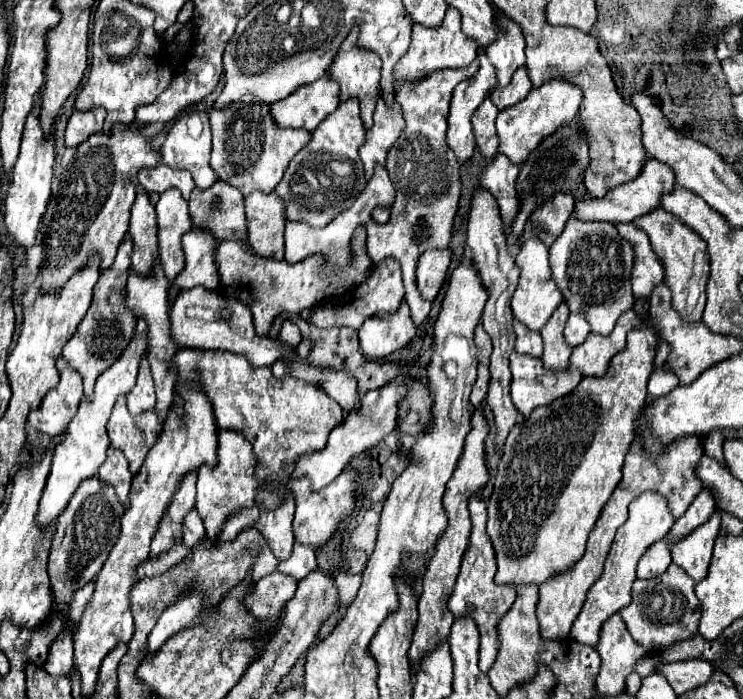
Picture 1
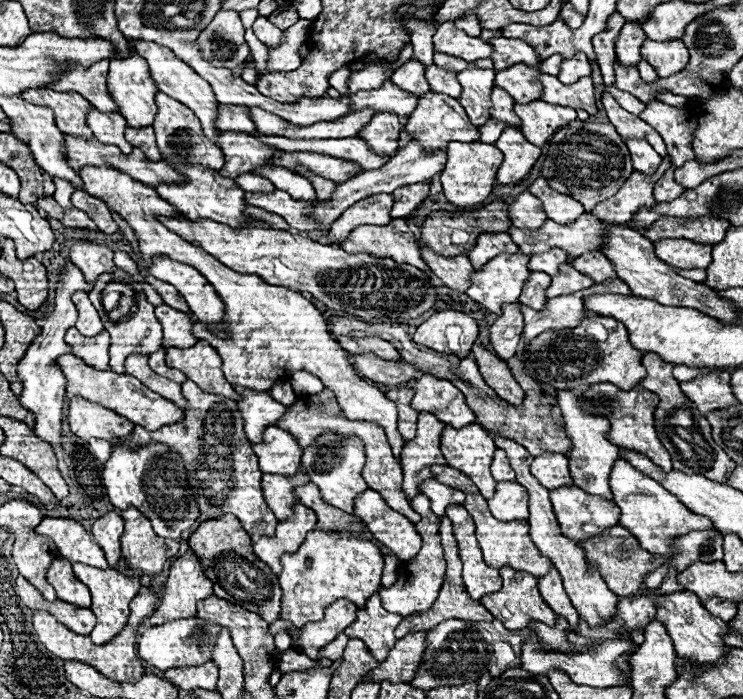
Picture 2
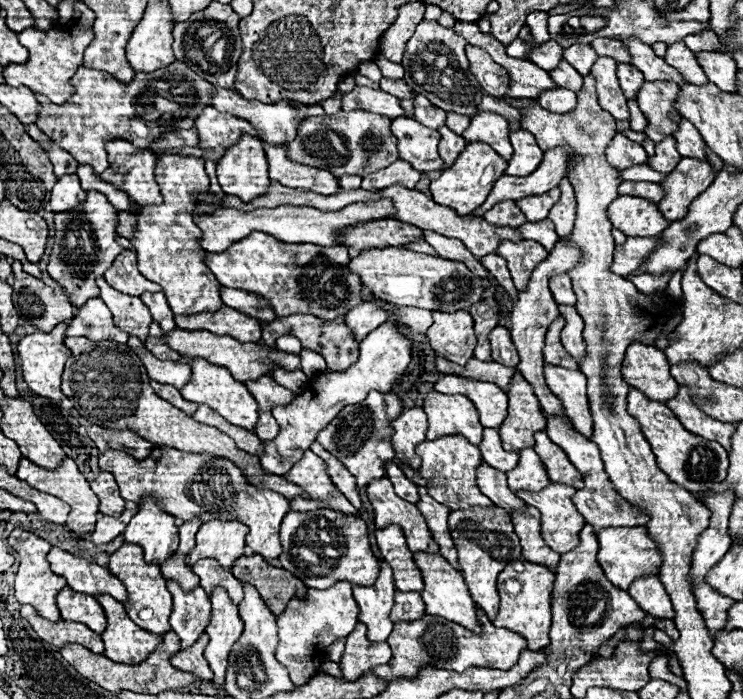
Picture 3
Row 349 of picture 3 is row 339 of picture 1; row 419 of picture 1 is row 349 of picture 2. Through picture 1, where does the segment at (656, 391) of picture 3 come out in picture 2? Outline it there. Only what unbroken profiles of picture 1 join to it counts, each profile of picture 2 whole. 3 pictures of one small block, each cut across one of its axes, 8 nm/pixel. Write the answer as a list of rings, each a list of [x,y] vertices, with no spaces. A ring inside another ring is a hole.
[[[602,316],[584,318],[576,328],[566,328],[556,332],[546,330],[540,336],[536,336],[526,346],[524,372],[530,374],[534,380],[542,384],[550,384],[558,390],[588,388],[592,384],[602,384],[602,382],[610,382],[620,390],[632,390],[638,386],[642,378],[646,378],[646,370],[642,366],[642,352],[630,346],[622,322],[614,322],[614,318],[602,318]],[[602,328],[606,330],[604,340],[600,336]]]

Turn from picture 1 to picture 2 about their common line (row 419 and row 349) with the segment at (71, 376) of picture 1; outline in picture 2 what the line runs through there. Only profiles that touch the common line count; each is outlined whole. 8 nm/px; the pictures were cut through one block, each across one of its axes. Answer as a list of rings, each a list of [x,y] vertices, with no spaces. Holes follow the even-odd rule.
[[[70,260],[66,262],[66,266],[60,270],[58,276],[58,288],[56,288],[56,306],[52,310],[52,314],[46,318],[44,324],[44,332],[30,344],[30,348],[26,350],[26,356],[22,358],[22,362],[18,364],[18,374],[22,378],[24,390],[20,396],[20,404],[34,412],[36,416],[36,426],[34,432],[50,442],[54,448],[60,446],[60,424],[62,424],[62,404],[64,404],[64,392],[66,392],[66,378],[60,370],[60,366],[56,364],[56,358],[70,352],[70,346],[66,346],[64,342],[64,334],[68,328],[74,326],[74,322],[78,320],[78,312],[76,306],[72,304],[70,296],[78,290],[92,290],[92,284],[86,282],[84,274],[78,270],[78,266],[74,266]]]

